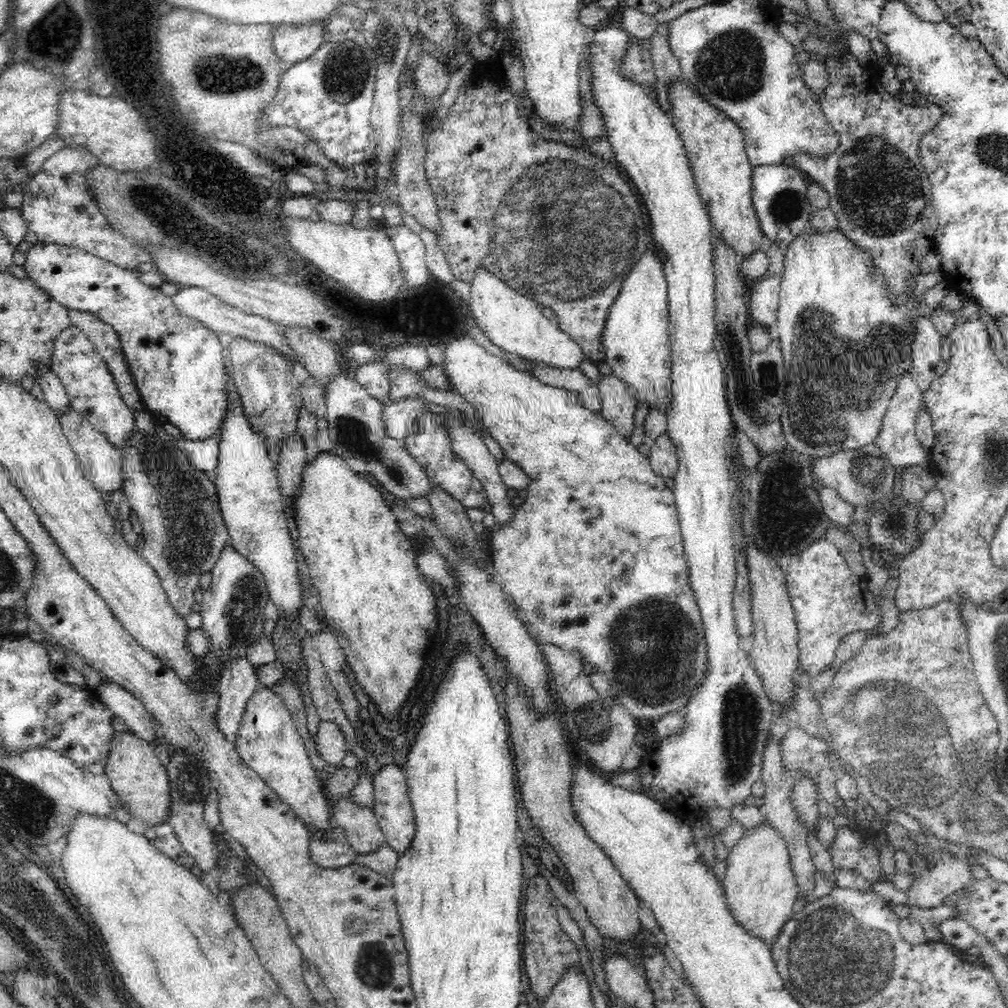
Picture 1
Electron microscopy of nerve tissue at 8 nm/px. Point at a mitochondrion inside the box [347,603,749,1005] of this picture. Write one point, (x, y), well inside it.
(370, 973)

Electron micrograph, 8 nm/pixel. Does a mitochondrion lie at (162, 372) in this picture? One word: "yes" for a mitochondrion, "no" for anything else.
yes

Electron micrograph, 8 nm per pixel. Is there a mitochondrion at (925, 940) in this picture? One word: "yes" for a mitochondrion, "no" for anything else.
no

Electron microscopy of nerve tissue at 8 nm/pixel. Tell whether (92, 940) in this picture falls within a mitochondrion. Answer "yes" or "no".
no

